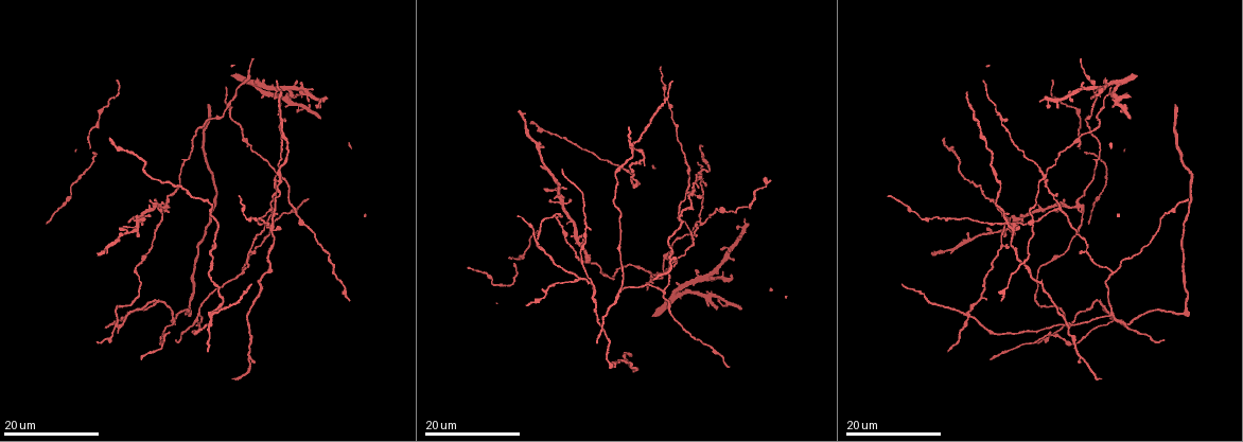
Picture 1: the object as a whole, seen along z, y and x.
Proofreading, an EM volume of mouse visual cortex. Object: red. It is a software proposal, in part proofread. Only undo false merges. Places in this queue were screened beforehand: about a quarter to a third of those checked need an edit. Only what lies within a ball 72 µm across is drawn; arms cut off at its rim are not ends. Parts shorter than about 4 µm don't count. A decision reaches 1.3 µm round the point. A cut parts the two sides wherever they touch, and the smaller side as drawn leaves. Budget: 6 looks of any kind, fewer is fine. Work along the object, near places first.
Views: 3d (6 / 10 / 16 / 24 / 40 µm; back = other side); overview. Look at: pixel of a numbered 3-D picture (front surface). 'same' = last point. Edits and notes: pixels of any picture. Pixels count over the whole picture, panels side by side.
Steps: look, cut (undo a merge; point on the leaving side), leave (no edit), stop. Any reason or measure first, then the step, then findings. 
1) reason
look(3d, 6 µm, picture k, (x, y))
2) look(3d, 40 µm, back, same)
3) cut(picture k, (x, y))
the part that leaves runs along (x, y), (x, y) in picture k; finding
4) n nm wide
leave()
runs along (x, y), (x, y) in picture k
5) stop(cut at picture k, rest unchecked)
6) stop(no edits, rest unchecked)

branch point
look(3d, 16 µm, picture 1, (578, 277))

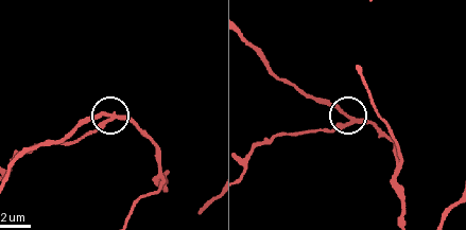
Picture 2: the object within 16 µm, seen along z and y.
look(3d, 6 µm, picture 2, (109, 120))

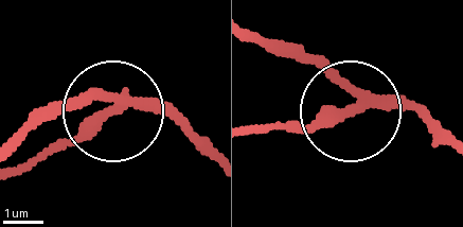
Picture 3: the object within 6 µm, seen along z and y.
240 nm wide
cut(picture 3, (85, 139))
the part that leaves runs along (135, 106), (98, 112), (17, 163) in picture 3; a second neuron is stuck on

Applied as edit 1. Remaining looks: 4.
redraw
look(overview)

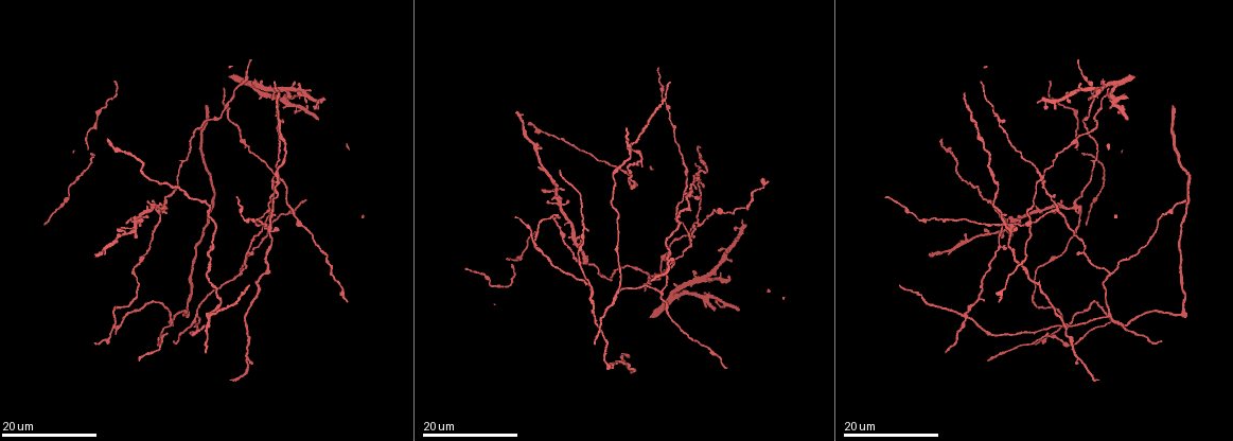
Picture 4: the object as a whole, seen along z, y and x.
arms part here
look(3d, 24 µm, picture 4, (170, 320))

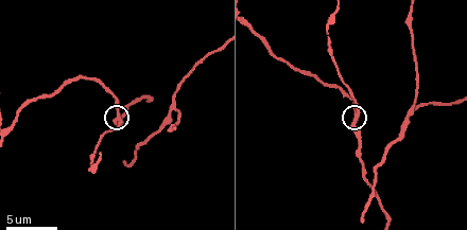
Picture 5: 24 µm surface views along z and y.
closer look
look(3d, 6 µm, picture 5, (120, 118))

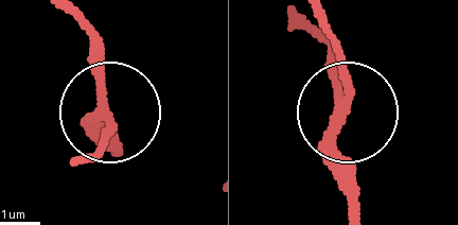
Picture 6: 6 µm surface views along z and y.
3 arms
leave()
runs along (74, 20), (90, 40), (94, 81), (115, 118), (98, 158) in picture 6; one neuron here

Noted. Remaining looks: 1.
stop(cut at picture 3, rest unchecked)

